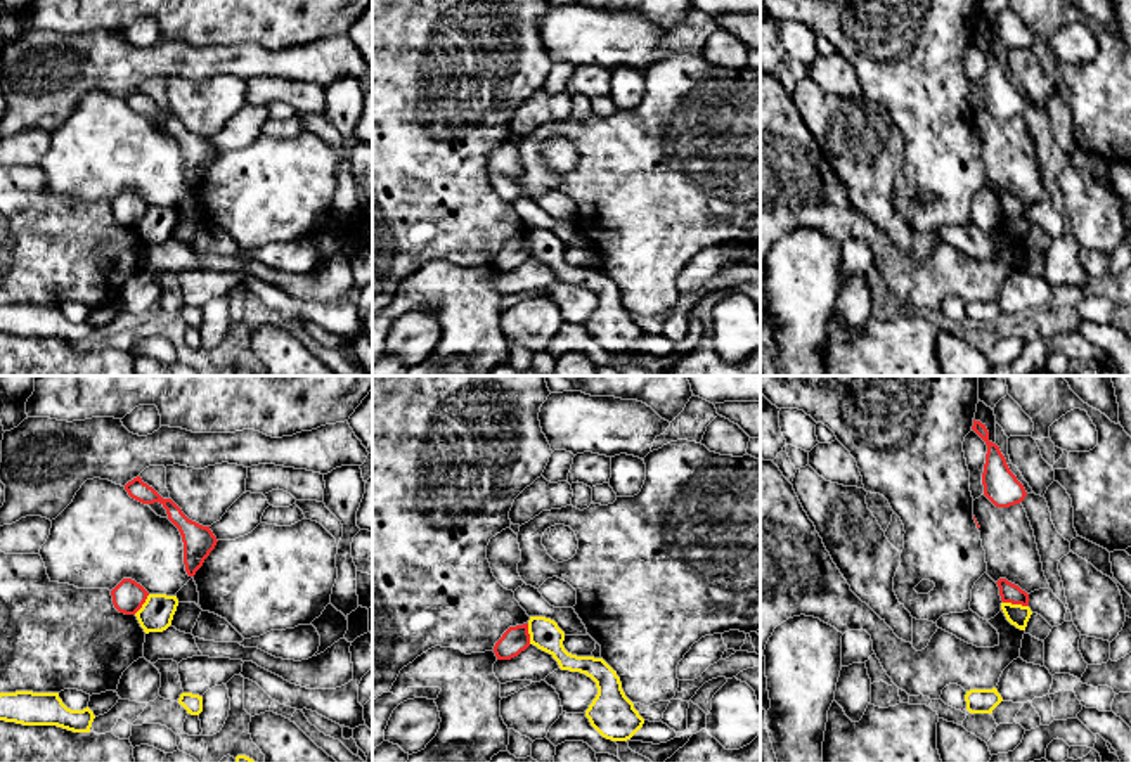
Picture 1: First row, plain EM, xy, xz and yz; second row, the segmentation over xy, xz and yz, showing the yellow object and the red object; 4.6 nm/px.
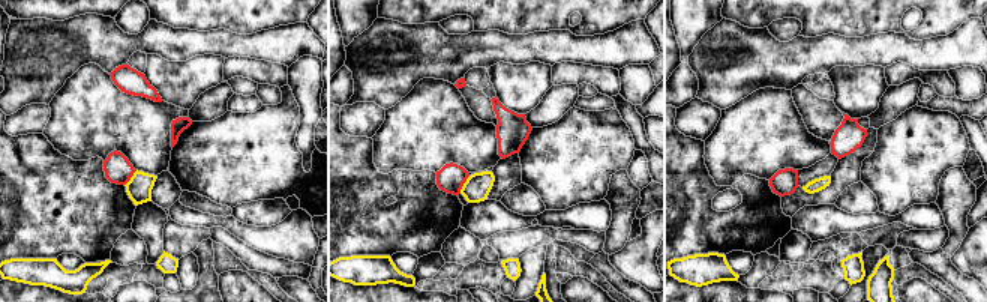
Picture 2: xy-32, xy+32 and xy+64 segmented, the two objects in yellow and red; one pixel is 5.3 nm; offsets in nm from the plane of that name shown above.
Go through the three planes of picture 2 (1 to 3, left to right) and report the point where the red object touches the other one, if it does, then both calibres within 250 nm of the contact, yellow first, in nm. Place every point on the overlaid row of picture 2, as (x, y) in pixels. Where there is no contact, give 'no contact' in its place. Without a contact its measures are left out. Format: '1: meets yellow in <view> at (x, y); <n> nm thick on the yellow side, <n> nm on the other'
1: meets yellow in xy-32 at (131, 178); 140 nm thick on the yellow side, 150 nm on the other
2: meets yellow in xy+32 at (464, 185); 140 nm thick on the yellow side, 150 nm on the other
3: no contact

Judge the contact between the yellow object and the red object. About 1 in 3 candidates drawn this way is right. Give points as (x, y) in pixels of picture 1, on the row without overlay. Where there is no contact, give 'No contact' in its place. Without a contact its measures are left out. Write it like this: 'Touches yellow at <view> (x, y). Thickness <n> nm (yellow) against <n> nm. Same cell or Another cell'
Touches yellow at yz (1015, 217). Thickness 100 nm (yellow) against 90 nm. Another cell

